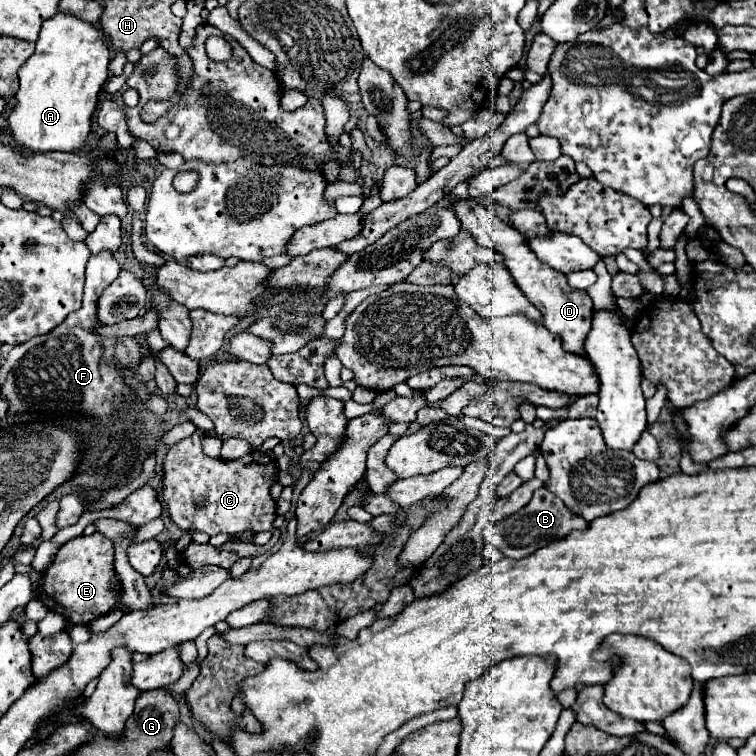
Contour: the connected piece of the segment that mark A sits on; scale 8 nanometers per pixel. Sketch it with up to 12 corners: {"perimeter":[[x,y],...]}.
{"perimeter":[[58,12],[20,68],[8,132],[26,152],[80,150],[110,48]]}

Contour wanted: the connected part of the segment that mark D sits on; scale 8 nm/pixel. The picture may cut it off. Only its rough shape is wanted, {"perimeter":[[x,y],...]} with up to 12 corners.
{"perimeter":[[474,200],[452,204],[478,244],[504,256],[544,326],[586,356],[590,296],[542,264],[518,230]]}

